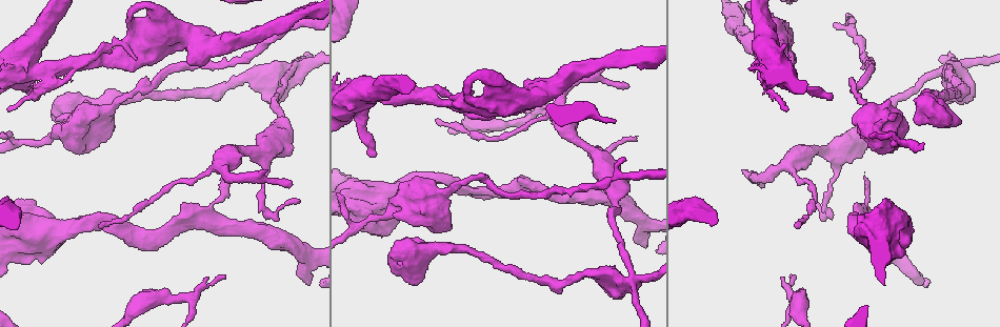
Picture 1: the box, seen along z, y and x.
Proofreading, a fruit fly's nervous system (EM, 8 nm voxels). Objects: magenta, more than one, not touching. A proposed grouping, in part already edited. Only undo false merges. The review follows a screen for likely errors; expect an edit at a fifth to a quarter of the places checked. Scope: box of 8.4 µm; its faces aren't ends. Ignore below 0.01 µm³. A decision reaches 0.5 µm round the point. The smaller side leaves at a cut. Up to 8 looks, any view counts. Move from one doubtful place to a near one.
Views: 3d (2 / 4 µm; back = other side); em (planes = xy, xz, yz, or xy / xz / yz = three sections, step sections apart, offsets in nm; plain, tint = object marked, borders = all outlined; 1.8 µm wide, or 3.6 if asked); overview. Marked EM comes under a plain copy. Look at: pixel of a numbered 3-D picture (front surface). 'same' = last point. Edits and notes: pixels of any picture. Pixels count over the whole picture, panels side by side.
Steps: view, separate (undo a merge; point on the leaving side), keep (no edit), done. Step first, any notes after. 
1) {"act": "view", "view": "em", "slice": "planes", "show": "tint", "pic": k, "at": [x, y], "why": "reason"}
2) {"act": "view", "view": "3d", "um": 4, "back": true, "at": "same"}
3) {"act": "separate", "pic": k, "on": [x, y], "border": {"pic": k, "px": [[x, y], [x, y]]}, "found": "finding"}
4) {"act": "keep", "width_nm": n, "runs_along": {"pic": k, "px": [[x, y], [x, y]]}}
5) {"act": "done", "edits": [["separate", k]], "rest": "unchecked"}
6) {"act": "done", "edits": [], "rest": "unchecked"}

{"act": "view", "view": "3d", "um": 4, "pic": 1, "at": [960, 72], "why": "branch point"}

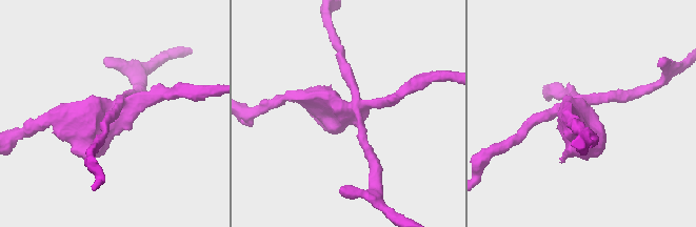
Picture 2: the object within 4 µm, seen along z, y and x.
{"act": "view", "view": "em", "slice": "planes", "show": "tint", "pic": 2, "at": [350, 111]}

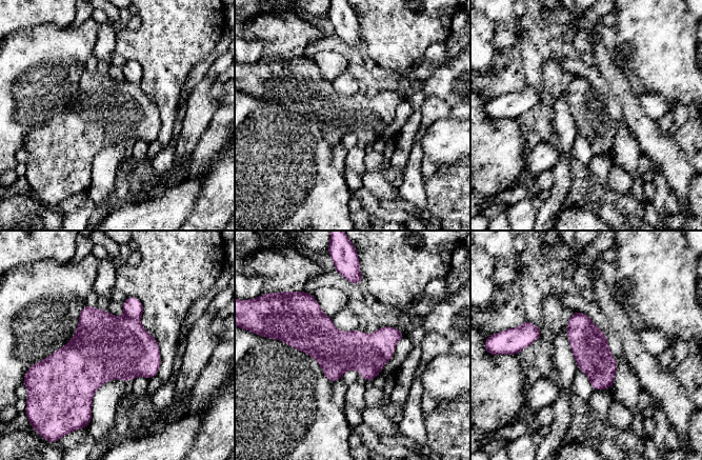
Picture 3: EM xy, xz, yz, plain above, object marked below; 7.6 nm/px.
{"act": "separate", "pic": 3, "on": [133, 307], "found": "two cells meet here"}

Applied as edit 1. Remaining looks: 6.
{"act": "view", "view": "overview", "why": "redraw"}

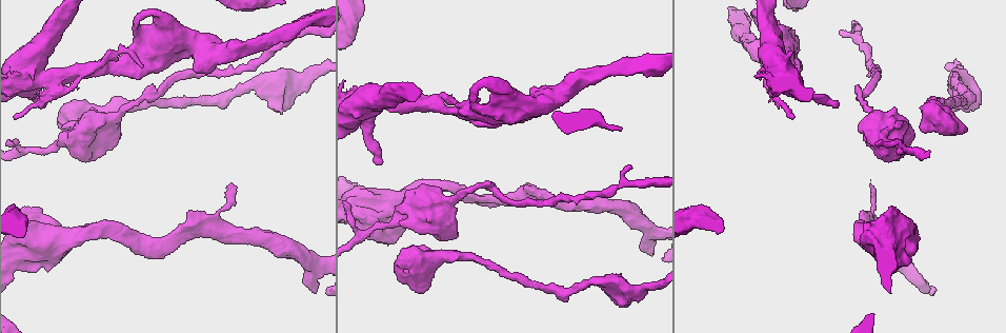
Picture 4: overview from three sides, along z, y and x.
{"act": "view", "view": "em", "slice": "planes", "show": "borders", "pic": 4, "at": [117, 64]}

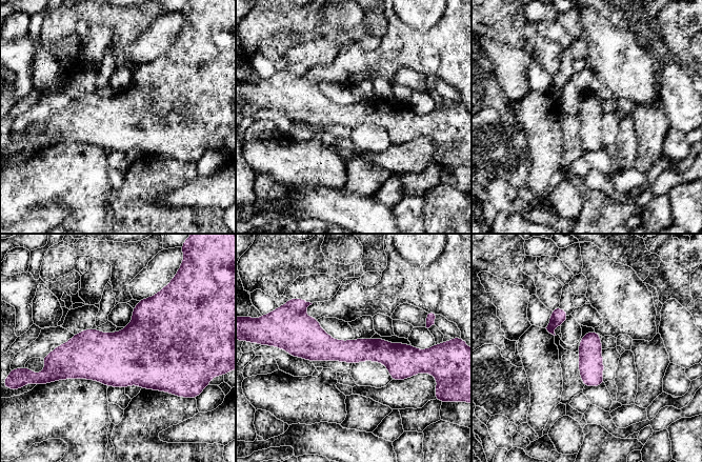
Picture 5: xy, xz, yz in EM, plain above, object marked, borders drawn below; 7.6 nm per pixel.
{"act": "keep", "runs_along": {"pic": 5, "px": [[291, 346], [417, 357]]}, "found": "continuous, no second cell"}

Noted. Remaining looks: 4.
{"act": "view", "view": "em", "slice": "planes", "show": "tint", "pic": 4, "at": [119, 115]}

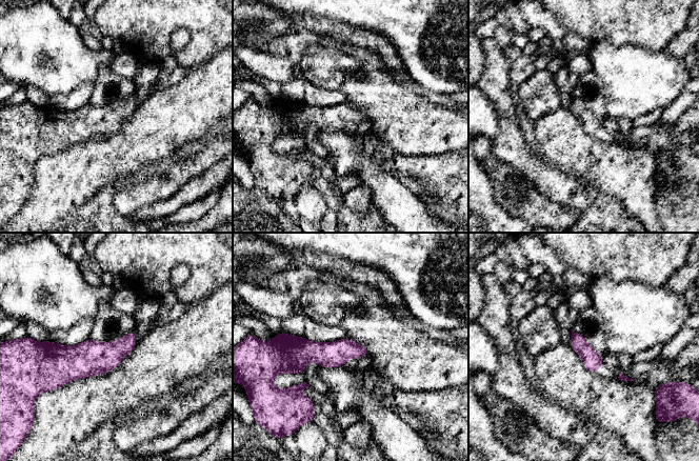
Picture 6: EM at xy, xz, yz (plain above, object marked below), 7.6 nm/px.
{"act": "keep", "runs_along": {"pic": 6, "px": [[287, 345], [300, 352], [365, 353]]}, "found": "continuous, no second cell"}

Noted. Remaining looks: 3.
{"act": "done", "edits": [["separate", 3]], "rest": "unchecked"}

